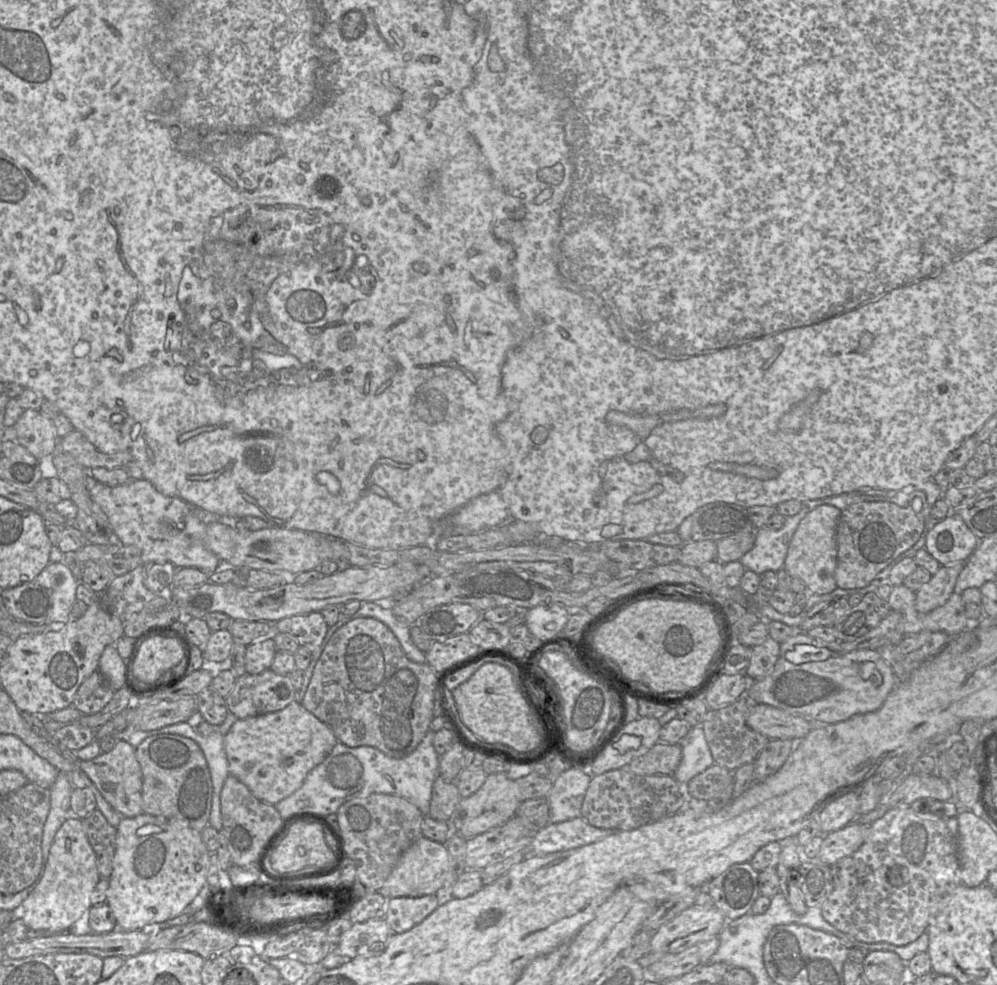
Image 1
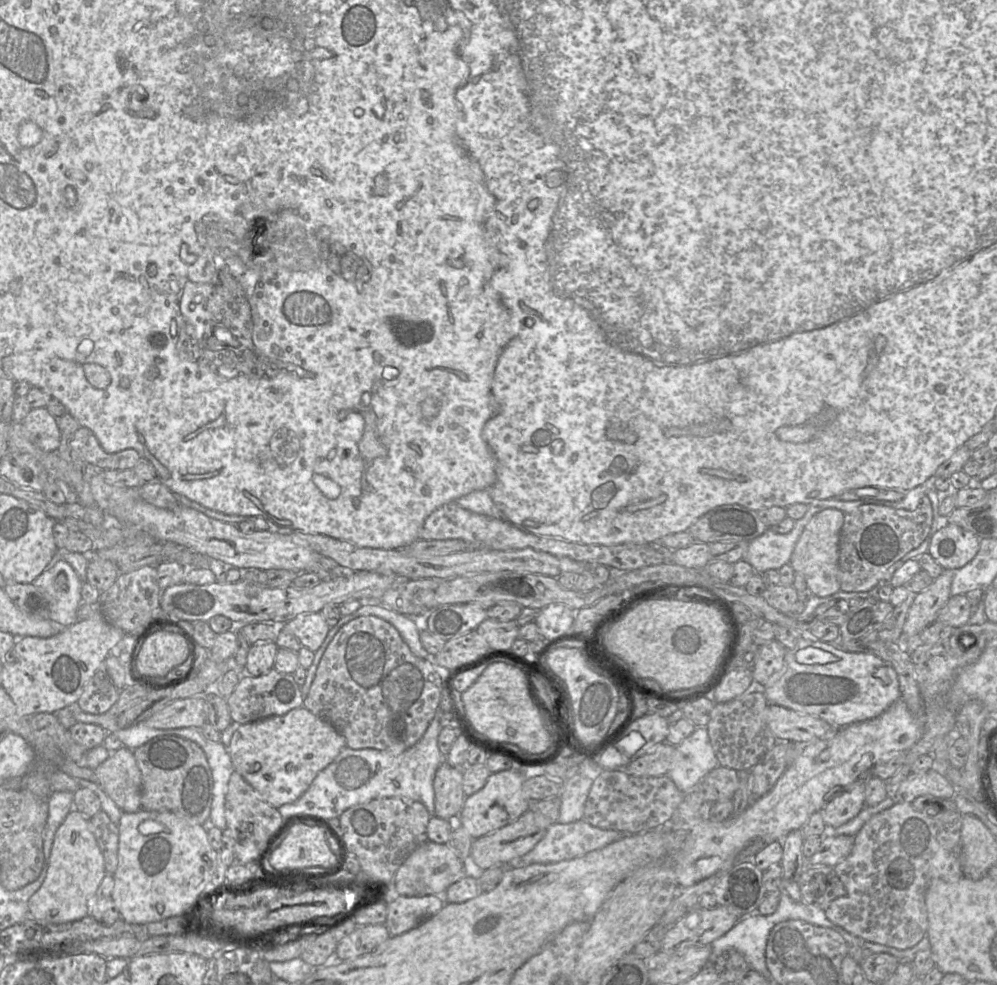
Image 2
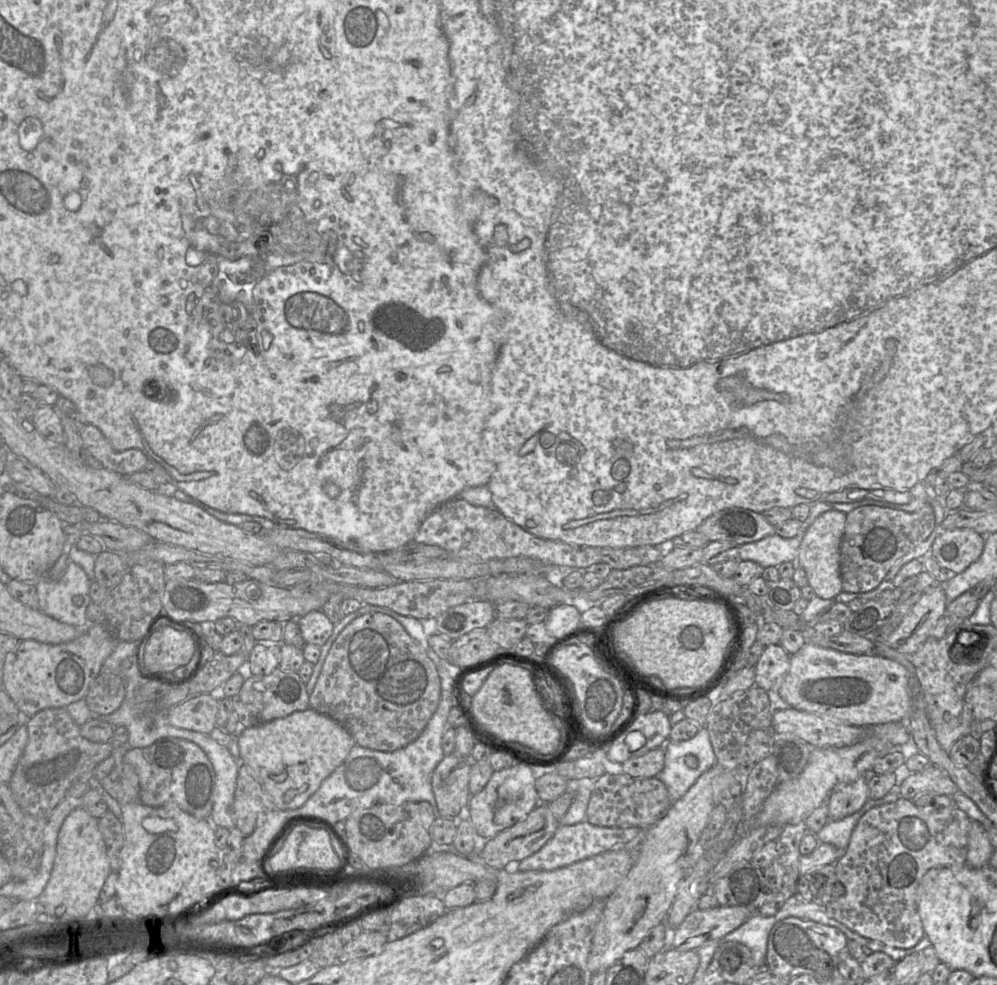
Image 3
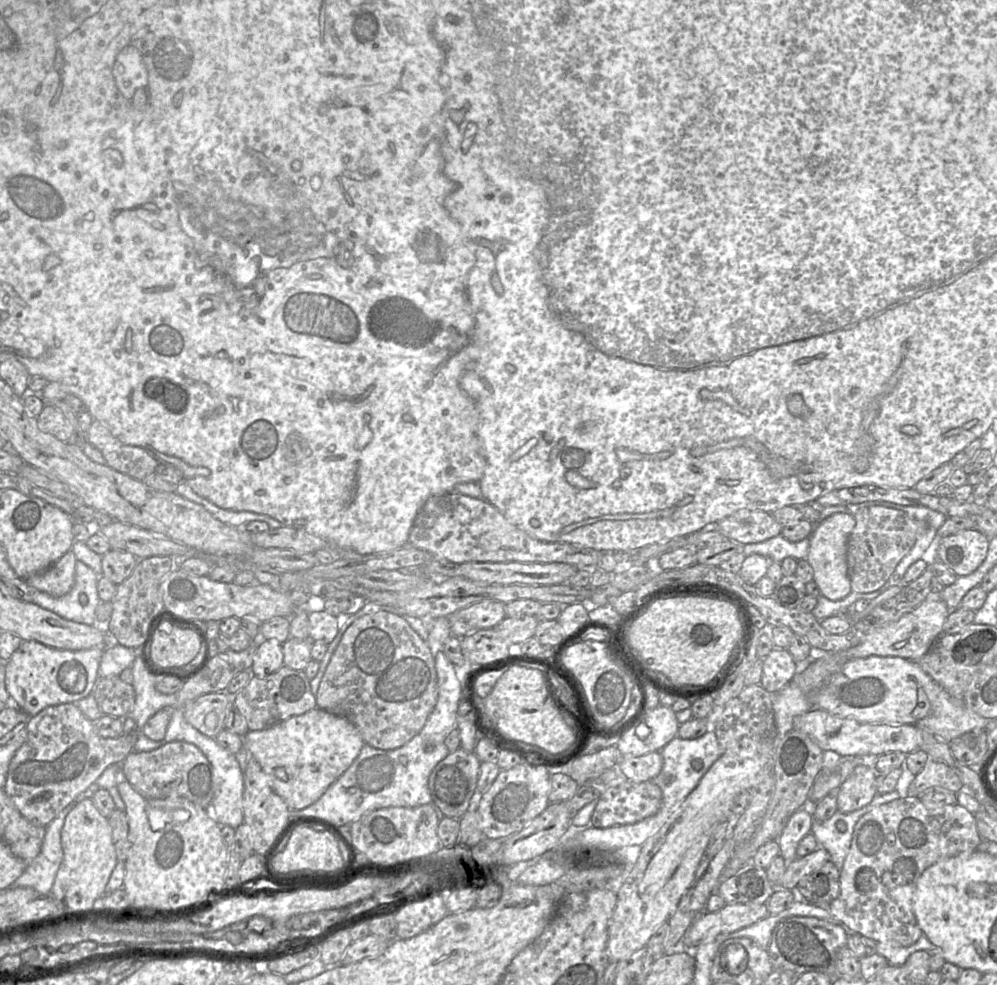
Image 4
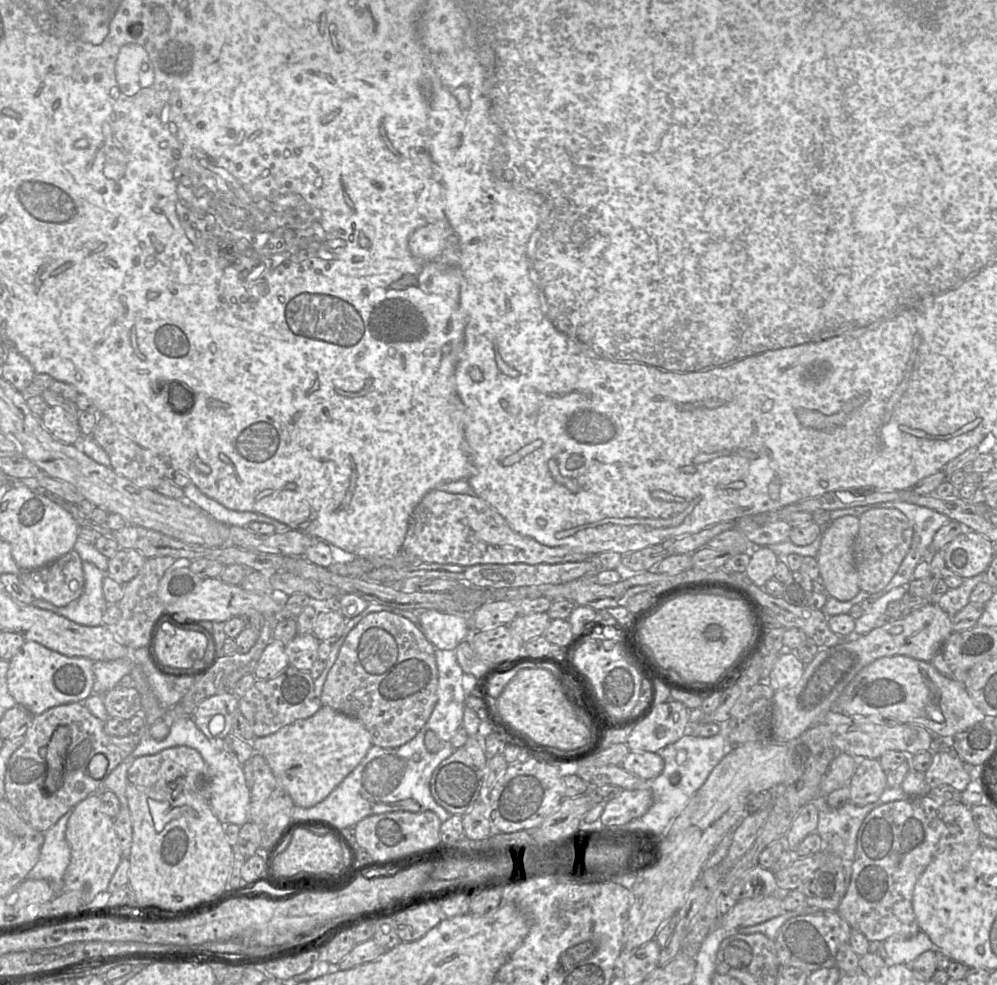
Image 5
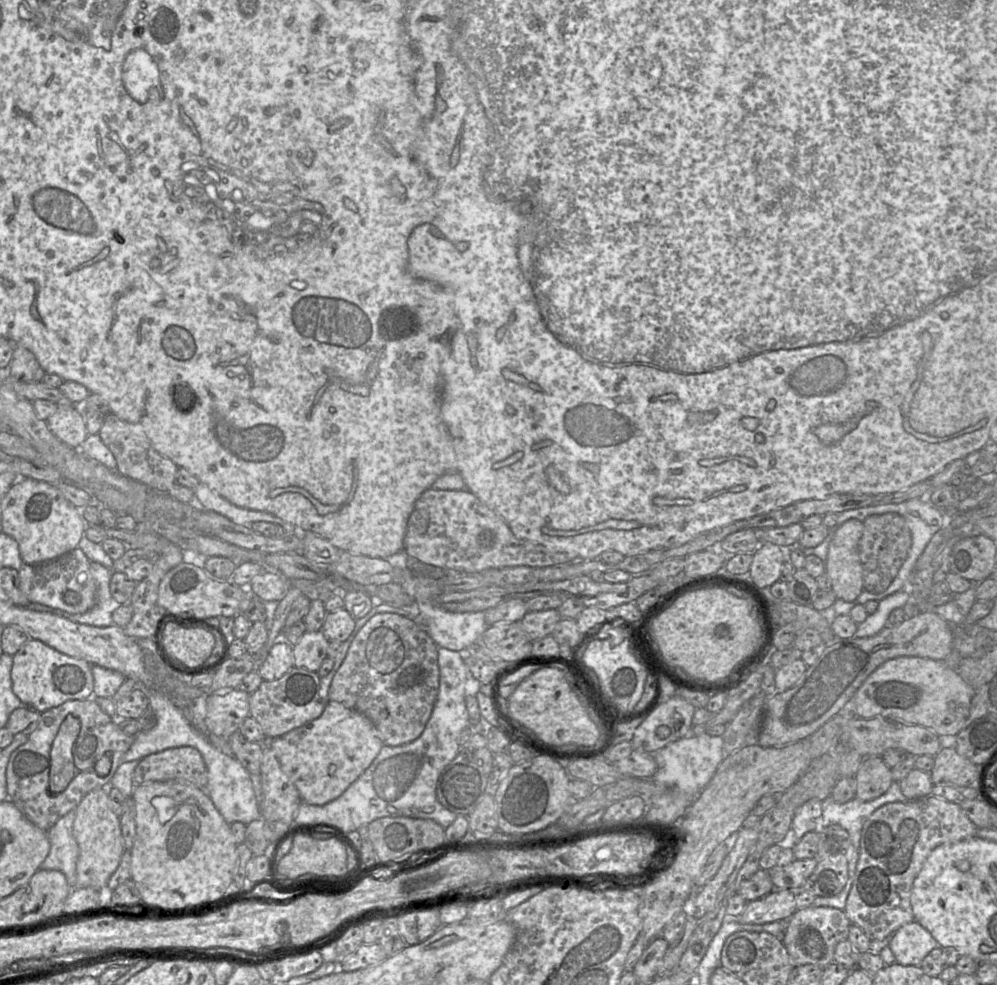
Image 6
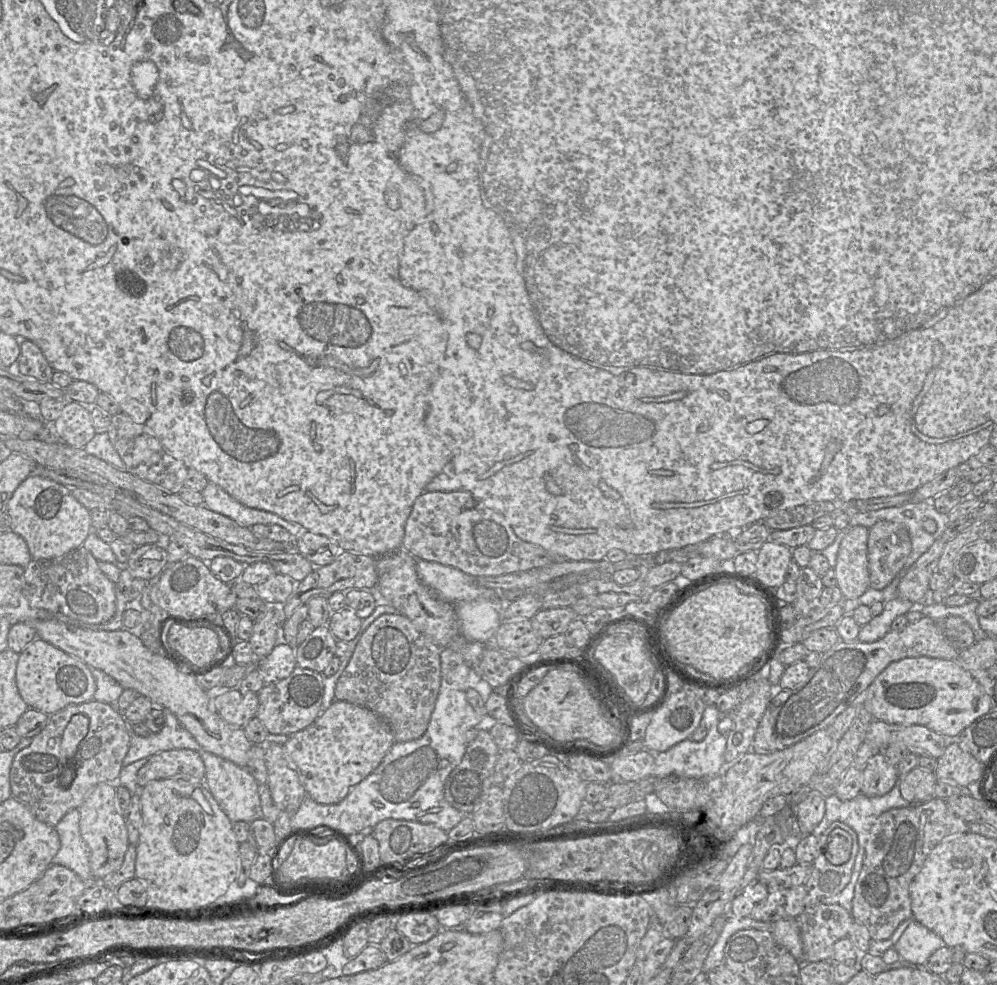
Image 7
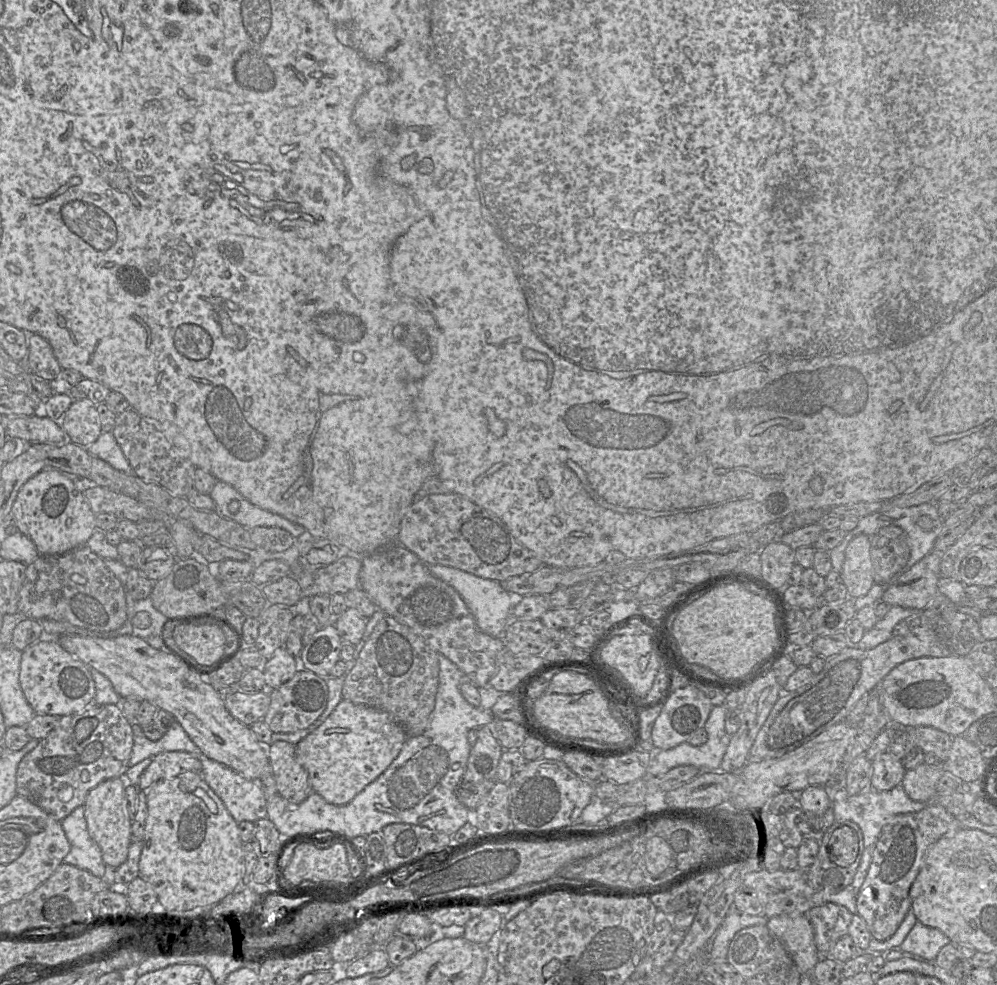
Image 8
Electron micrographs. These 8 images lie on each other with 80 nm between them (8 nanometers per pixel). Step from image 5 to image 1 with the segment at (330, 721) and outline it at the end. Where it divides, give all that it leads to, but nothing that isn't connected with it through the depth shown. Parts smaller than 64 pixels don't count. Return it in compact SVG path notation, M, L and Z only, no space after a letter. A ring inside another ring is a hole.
M295 700L279 711L237 719L223 736L223 743L230 775L246 785L256 798L275 805L301 787L307 774L325 760L338 739L327 724L309 712L300 701Z

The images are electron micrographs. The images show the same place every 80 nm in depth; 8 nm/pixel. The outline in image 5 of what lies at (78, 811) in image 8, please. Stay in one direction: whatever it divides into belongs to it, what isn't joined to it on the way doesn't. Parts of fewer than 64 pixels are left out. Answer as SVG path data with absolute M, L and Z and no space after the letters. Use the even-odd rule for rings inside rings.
M72 809L44 832L39 859L26 878L47 880L56 894L62 891L63 876L71 859L70 847L65 838L67 821L71 813Z

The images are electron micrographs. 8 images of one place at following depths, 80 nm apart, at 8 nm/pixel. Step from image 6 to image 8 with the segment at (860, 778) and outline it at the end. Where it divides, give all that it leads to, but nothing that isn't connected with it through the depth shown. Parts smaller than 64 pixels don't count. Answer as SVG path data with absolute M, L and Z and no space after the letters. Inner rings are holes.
M885 751L872 760L873 774L871 788L876 791L887 791L901 784L906 769L901 759Z

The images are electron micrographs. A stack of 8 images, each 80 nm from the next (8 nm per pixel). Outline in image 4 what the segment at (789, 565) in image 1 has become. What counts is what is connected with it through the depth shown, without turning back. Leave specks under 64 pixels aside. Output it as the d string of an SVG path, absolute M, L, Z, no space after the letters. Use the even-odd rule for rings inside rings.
M834 513L816 523L809 536L810 546L806 559L814 571L813 581L818 585L821 594L832 601L842 600L852 591L846 552L848 538L854 527L854 516L847 513Z

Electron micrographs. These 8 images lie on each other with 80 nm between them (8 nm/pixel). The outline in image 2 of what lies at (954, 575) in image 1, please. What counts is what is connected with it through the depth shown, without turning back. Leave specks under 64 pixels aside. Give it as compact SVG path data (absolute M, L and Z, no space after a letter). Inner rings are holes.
M944 569L927 589L916 595L903 626L903 638L919 634L936 621L939 611L951 597L954 573L954 570Z

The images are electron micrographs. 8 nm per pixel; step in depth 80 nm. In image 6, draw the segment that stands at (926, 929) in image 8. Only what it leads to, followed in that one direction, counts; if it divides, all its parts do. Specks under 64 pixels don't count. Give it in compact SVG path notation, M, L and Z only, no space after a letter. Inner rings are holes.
M913 920L893 933L888 947L895 956L896 963L918 967L939 944L928 930Z

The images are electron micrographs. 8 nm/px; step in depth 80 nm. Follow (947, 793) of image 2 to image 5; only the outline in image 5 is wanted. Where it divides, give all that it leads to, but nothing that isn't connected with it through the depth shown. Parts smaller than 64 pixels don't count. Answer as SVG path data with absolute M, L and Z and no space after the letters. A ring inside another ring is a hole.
M933 752L933 760L925 772L929 787L949 785L963 792L971 781L969 766L955 752Z

